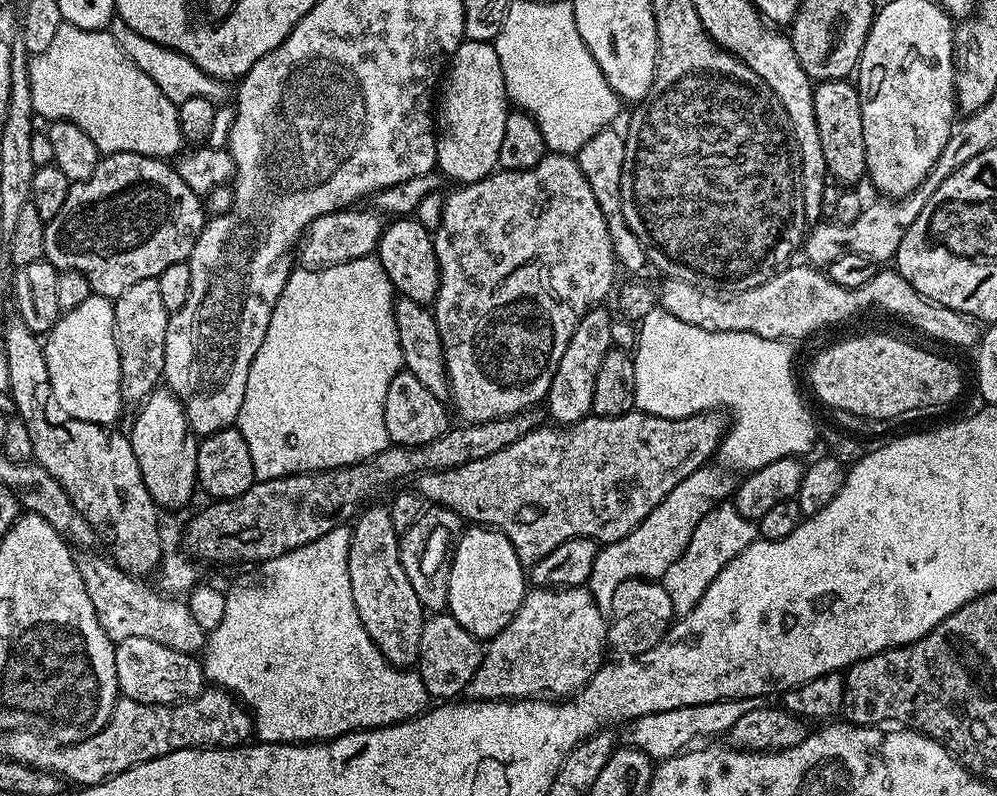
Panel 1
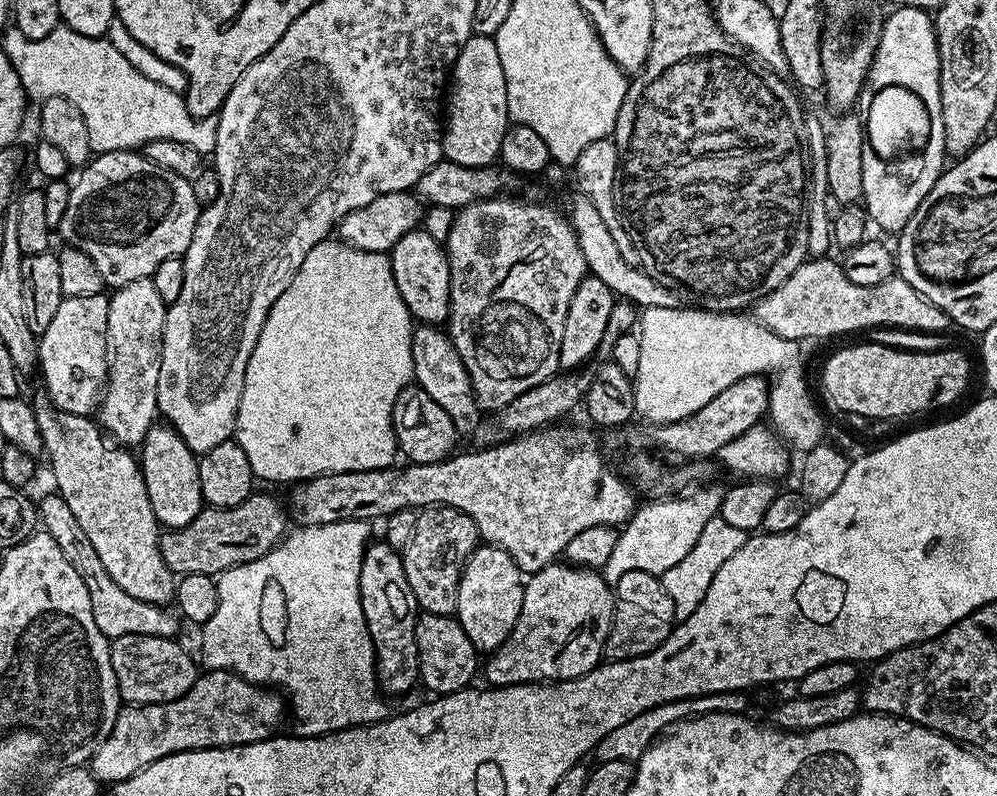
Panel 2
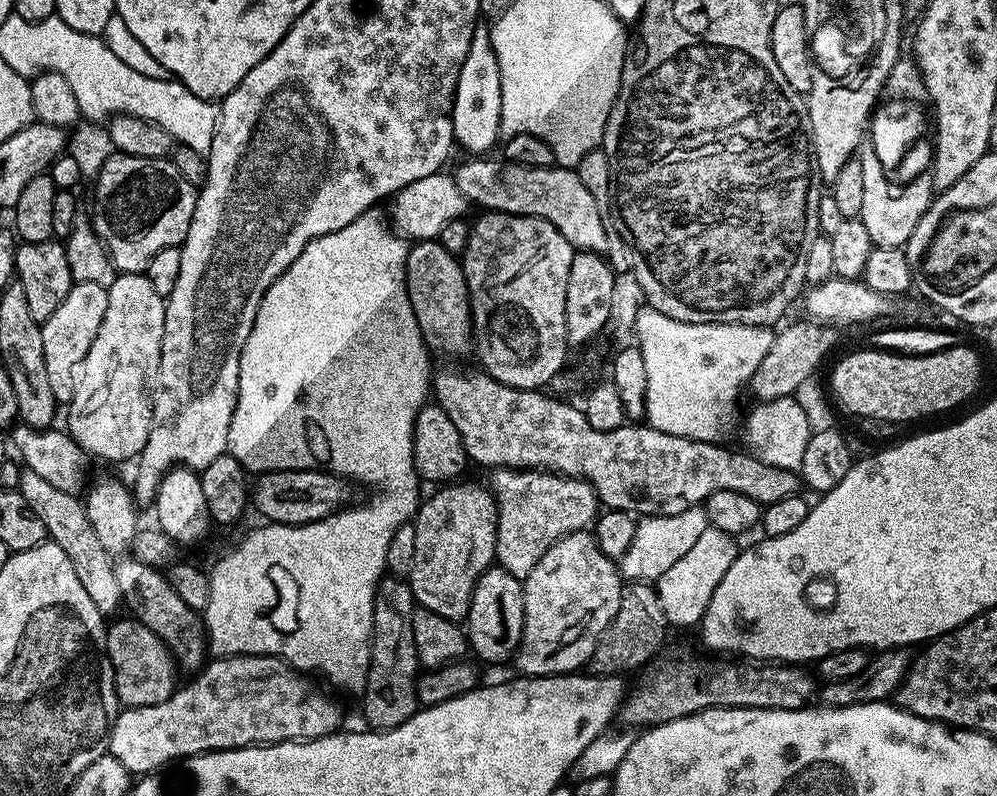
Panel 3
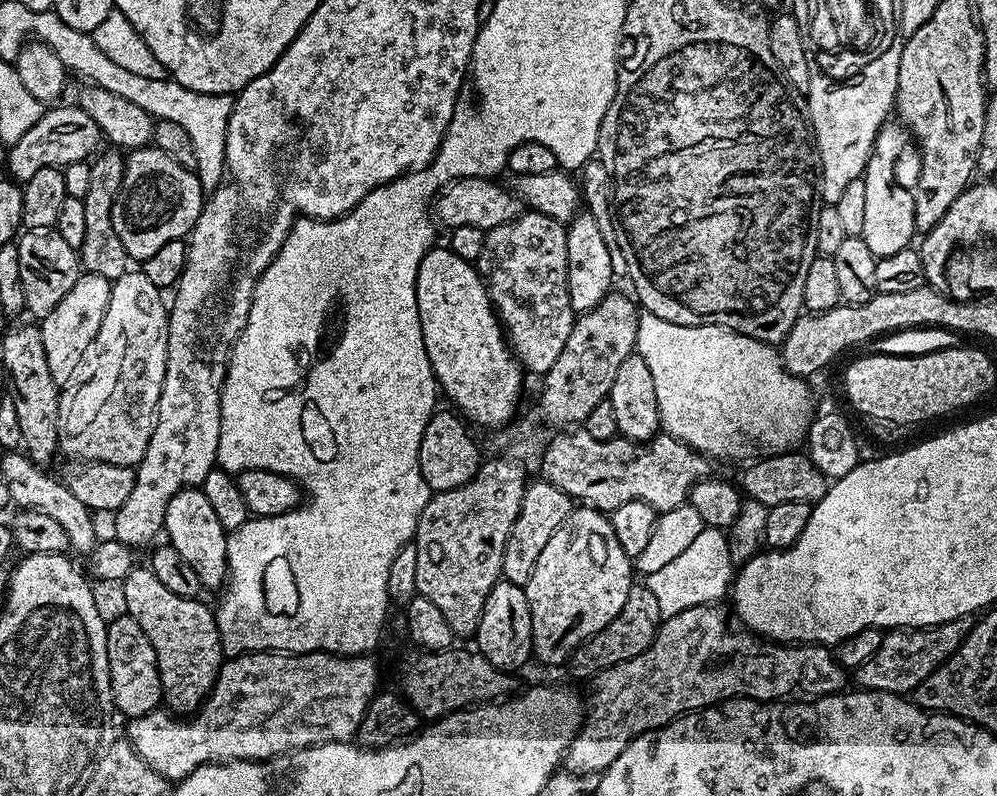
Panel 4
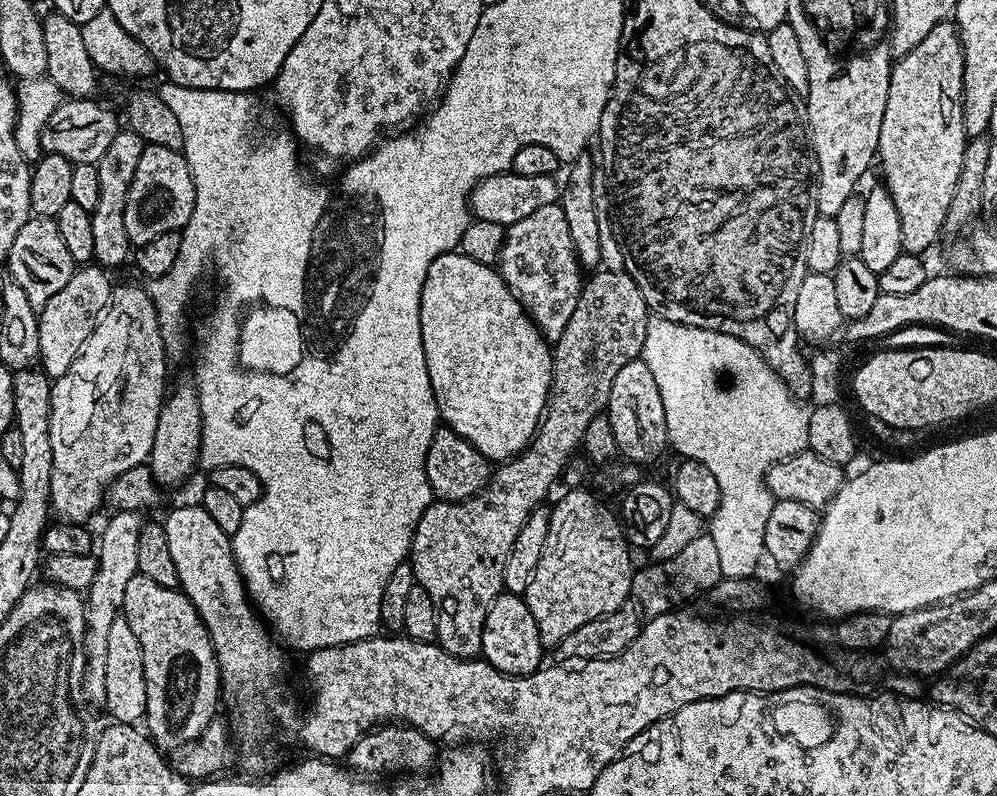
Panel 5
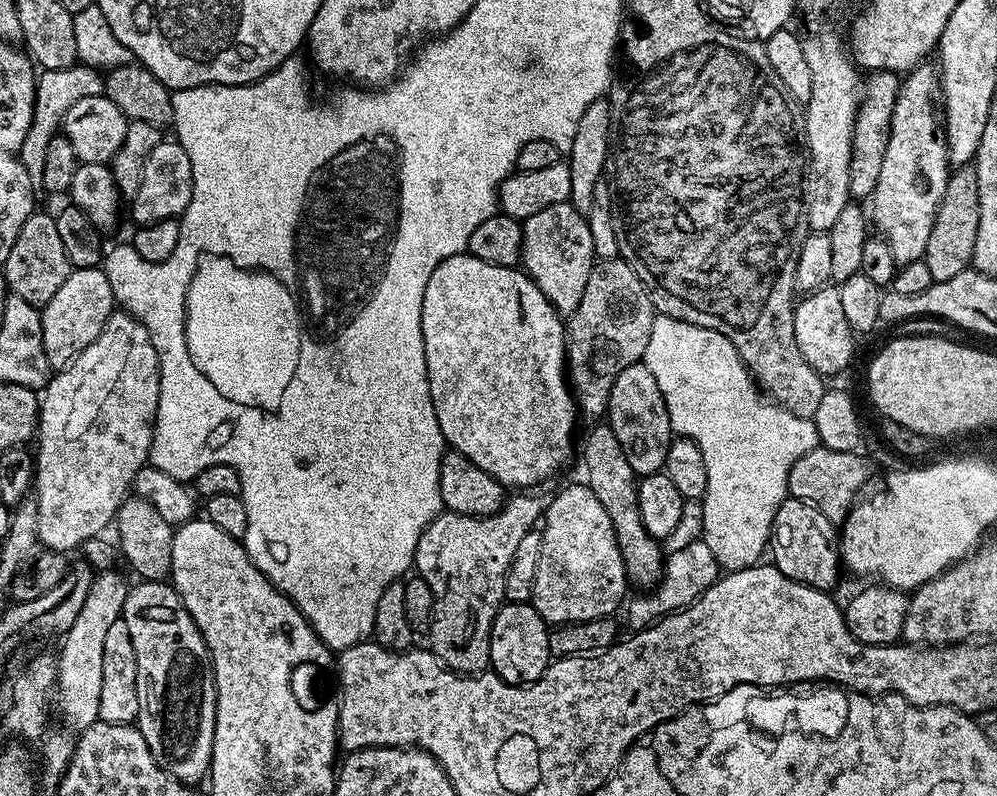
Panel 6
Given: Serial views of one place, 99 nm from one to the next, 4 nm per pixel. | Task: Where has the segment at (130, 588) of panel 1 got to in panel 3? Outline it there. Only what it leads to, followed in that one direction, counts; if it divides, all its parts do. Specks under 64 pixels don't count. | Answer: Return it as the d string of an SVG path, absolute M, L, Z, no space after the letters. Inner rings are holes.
M25 470L22 474L22 482L18 491L27 502L29 508L40 513L42 522L46 526L51 543L62 546L74 562L74 570L78 574L78 582L86 594L90 594L90 602L98 606L101 614L116 612L122 608L122 597L118 578L116 577L116 564L113 557L102 546L98 534L94 534L94 526L88 517L88 511L84 508L84 500L79 495L72 495L55 486L50 486L41 475Z

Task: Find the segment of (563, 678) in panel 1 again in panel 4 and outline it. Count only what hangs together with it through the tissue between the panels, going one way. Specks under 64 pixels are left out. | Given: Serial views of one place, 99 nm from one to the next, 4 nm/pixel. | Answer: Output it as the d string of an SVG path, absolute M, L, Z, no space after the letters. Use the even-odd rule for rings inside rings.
M573 507L566 522L562 522L562 526L554 530L550 542L546 542L542 554L538 554L538 562L534 562L534 574L530 574L530 582L523 585L530 606L532 650L535 659L540 659L544 664L563 665L579 644L598 634L598 630L605 628L618 614L618 610L626 606L626 598L633 583L633 557L628 556L626 550L622 550L614 534L611 519L597 508Z

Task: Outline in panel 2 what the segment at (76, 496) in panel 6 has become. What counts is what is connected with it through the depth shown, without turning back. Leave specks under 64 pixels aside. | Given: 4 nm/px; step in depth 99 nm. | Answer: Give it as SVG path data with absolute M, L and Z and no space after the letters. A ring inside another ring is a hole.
M151 279L130 282L115 289L108 302L108 382L98 405L98 423L121 446L143 445L146 434L157 423L158 374L162 370L164 341L164 299L154 290Z

